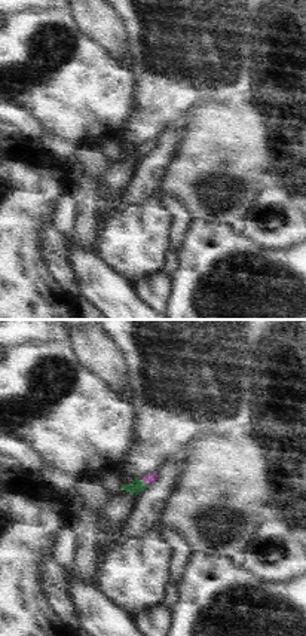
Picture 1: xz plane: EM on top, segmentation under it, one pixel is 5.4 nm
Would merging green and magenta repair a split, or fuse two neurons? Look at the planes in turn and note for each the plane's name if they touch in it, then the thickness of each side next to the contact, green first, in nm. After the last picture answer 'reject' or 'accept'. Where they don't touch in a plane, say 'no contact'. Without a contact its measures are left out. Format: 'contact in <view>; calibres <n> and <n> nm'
contact in xz; calibres 70 and 50 nm

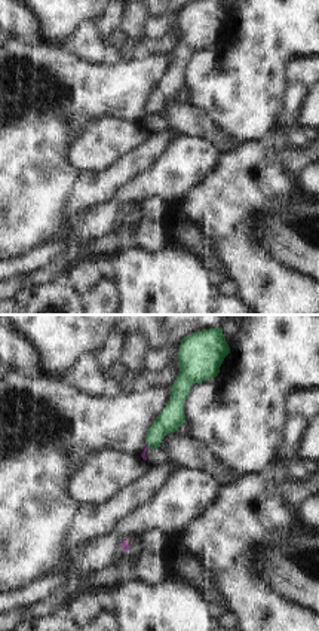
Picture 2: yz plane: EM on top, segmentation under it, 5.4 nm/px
contact in yz; calibres 130 and 30 nm

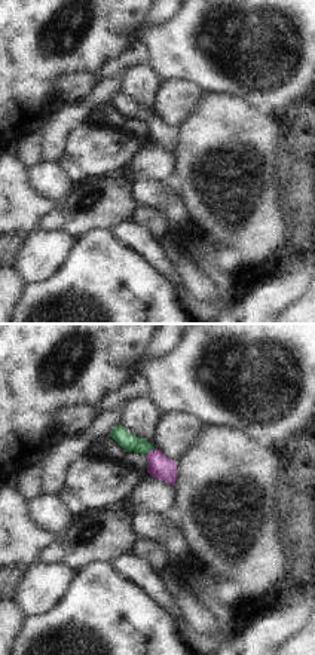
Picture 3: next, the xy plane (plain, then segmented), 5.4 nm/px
contact in xy; calibres 90 and 120 nm

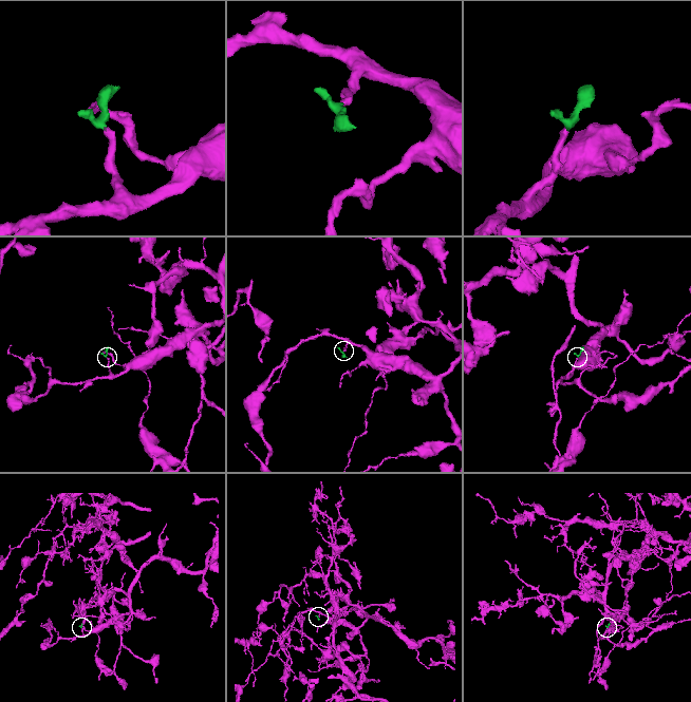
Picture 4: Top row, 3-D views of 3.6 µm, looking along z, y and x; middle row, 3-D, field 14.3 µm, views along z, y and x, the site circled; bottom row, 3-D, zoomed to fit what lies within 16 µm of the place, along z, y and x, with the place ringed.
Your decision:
accept

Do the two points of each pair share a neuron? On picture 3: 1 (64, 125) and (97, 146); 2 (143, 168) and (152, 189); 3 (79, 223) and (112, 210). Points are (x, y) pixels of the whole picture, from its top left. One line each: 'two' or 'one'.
1: two
2: two
3: one

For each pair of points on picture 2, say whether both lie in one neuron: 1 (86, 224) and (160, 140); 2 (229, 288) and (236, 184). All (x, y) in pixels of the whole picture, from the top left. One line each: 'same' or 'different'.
1: different
2: different

